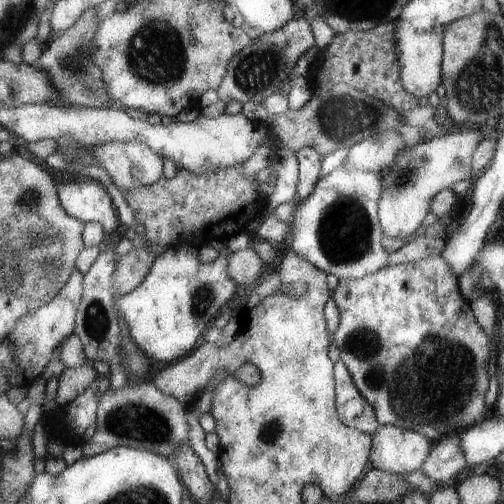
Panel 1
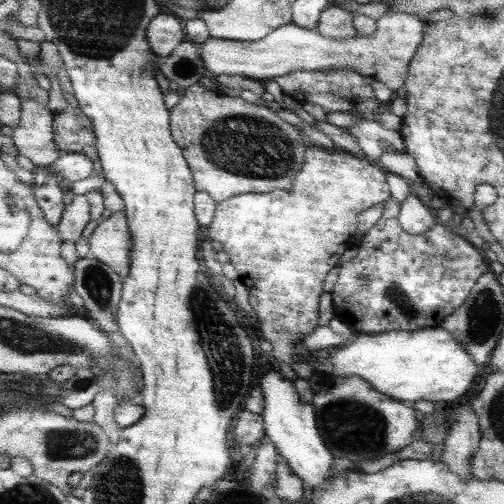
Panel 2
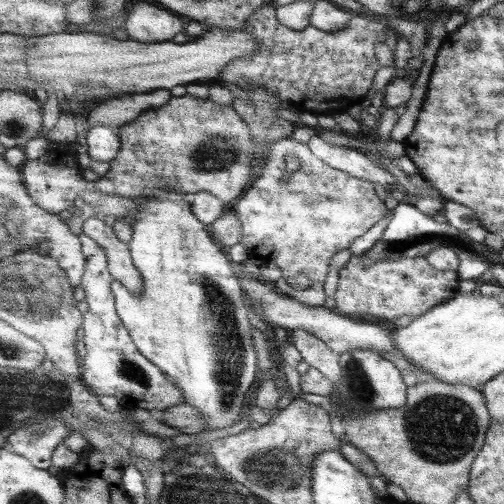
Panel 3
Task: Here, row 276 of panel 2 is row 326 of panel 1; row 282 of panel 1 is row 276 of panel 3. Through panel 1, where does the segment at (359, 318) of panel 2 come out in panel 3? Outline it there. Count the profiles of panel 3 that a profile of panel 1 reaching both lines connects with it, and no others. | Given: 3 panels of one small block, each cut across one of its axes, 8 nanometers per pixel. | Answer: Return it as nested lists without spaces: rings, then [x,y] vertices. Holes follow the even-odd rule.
[[[353,256],[339,270],[337,290],[335,290],[335,312],[343,316],[355,314],[371,314],[385,320],[397,320],[399,316],[419,318],[427,310],[443,304],[457,296],[459,276],[457,272],[439,272],[435,270],[423,256],[415,258],[399,258],[399,260],[381,260],[373,264],[373,260],[365,256]]]

